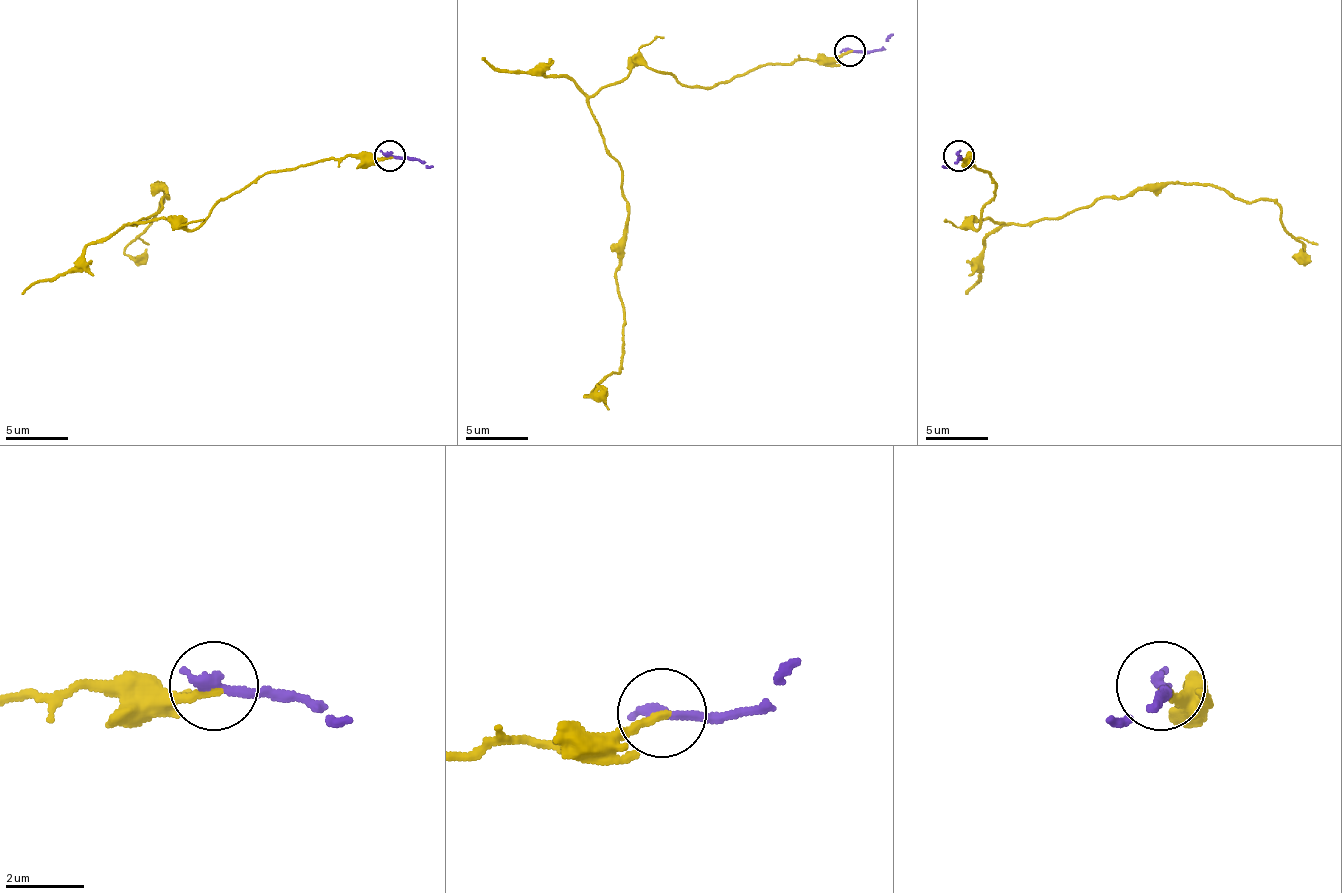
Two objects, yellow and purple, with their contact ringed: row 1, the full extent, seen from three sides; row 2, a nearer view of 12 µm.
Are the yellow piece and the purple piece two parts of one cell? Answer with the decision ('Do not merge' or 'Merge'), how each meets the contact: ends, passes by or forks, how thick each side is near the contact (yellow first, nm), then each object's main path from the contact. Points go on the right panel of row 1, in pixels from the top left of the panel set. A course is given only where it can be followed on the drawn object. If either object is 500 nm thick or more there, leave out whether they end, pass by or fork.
Merge. At the ring yellow ends. At the ring purple ends. Thickness 240 nm (yellow) against 320 nm. Course of yellow: (958, 156), (995, 181), (976, 228), (1210, 184), (1272, 200), (1297, 253). Course of purple: (958, 156), (958, 159), (942, 166)

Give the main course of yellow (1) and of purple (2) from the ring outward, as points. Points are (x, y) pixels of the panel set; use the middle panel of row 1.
1: (849, 50), (709, 87), (641, 65), (588, 99), (628, 221), (622, 364), (585, 395), (607, 389)
2: (849, 50), (880, 50), (893, 34)

